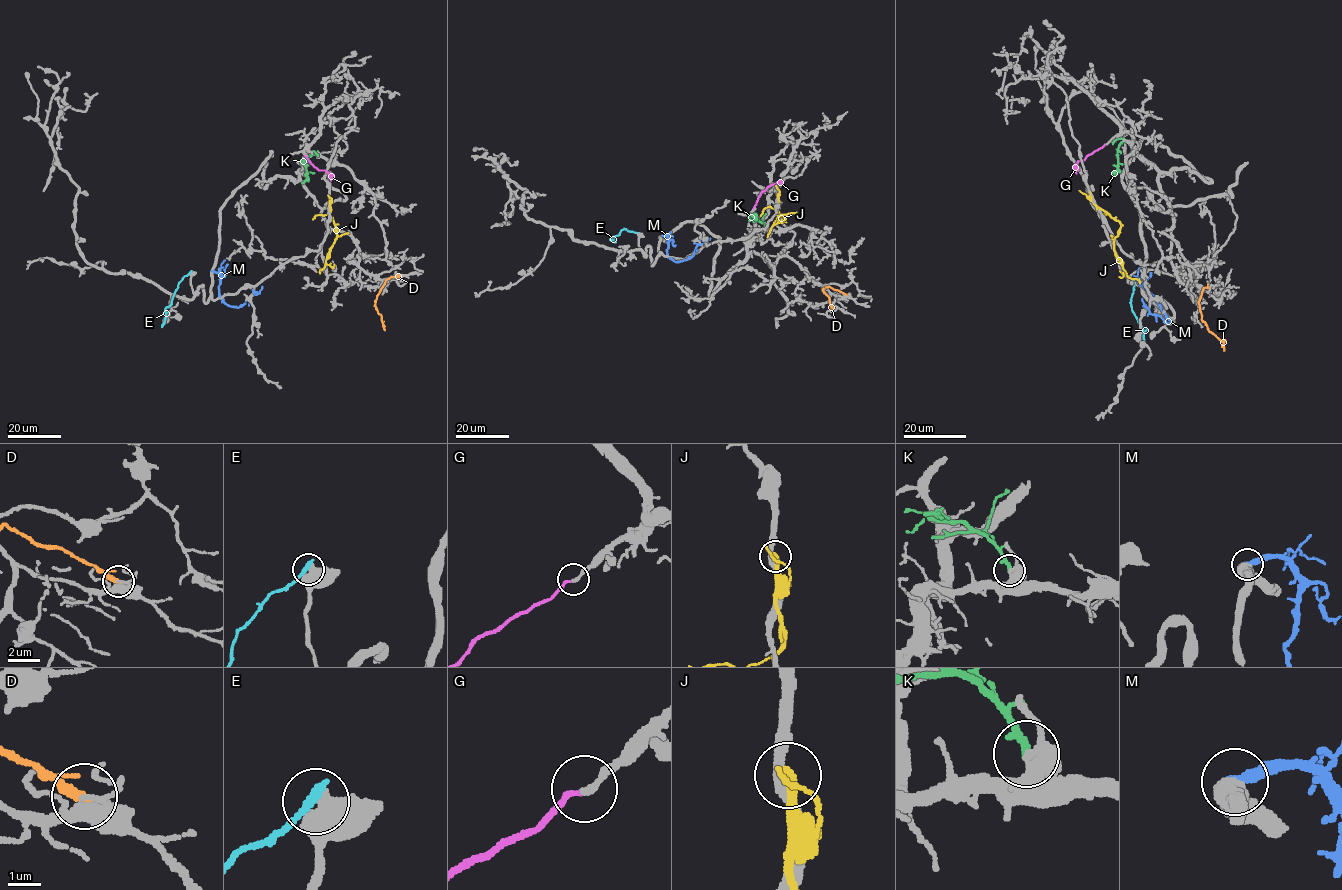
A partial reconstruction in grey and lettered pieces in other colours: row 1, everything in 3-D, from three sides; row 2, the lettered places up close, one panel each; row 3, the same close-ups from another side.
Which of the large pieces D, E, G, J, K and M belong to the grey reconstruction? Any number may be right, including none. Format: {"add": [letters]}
{"add": []}

